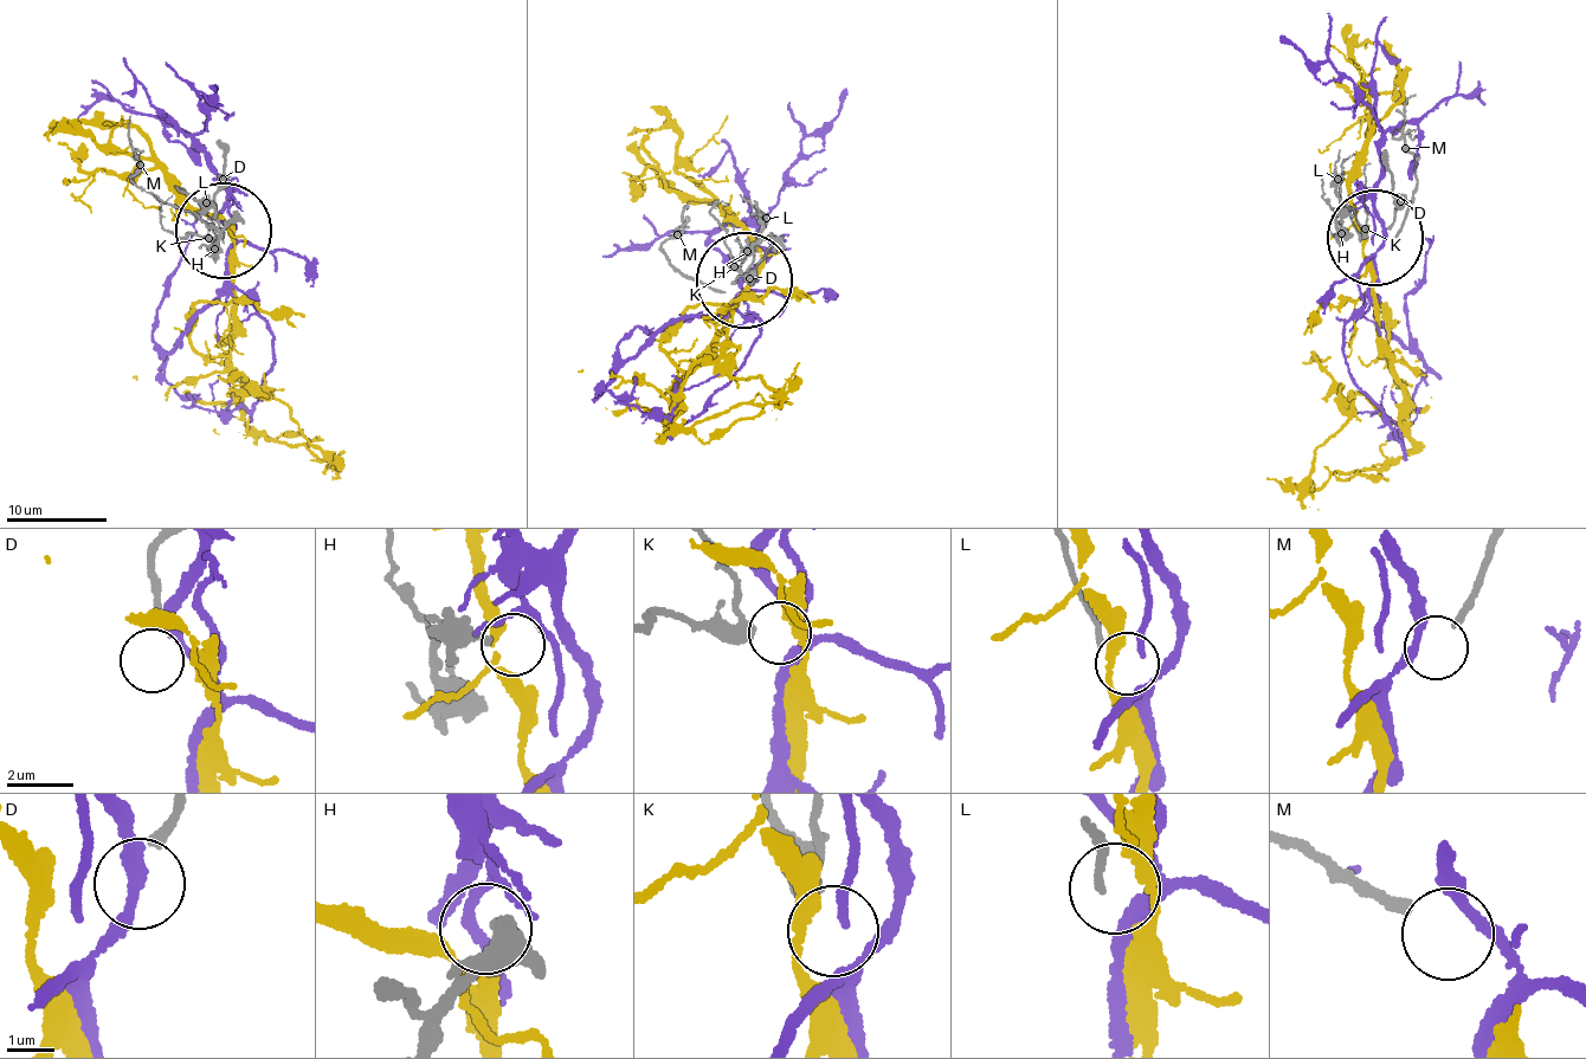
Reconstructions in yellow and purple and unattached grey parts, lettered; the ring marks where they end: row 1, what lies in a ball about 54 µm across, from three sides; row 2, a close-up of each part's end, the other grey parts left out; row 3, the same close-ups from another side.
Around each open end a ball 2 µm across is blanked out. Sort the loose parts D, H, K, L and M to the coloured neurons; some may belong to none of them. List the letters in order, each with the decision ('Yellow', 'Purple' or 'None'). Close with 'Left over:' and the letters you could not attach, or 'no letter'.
D: None
H: Yellow
K: None
L: Purple
M: None
Left over: D, K, M

